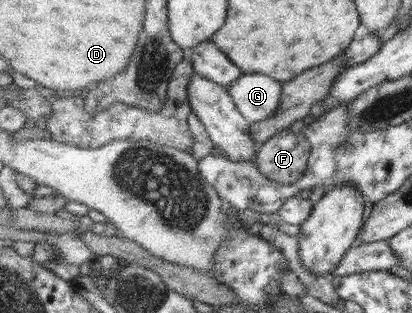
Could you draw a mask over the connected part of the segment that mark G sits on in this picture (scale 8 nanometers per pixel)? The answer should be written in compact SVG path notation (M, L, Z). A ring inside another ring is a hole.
M244 74L228 87L236 108L250 122L269 120L276 115L282 95L283 83L262 74Z

